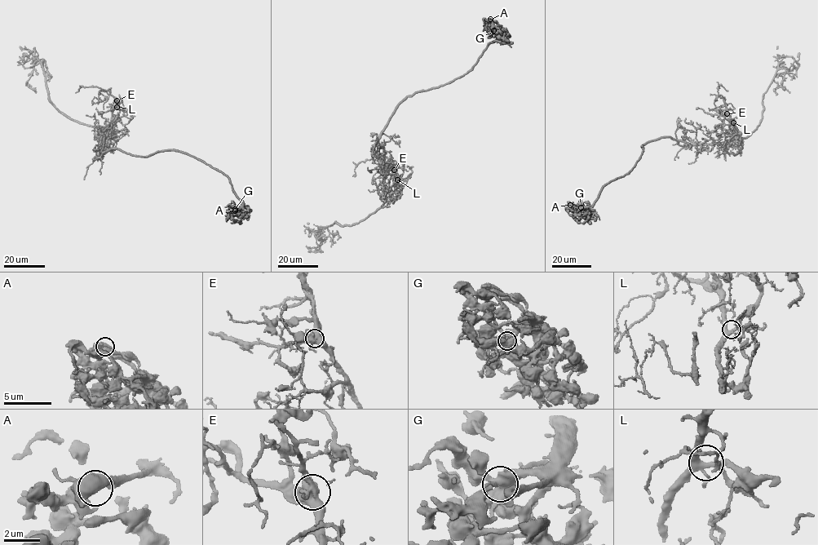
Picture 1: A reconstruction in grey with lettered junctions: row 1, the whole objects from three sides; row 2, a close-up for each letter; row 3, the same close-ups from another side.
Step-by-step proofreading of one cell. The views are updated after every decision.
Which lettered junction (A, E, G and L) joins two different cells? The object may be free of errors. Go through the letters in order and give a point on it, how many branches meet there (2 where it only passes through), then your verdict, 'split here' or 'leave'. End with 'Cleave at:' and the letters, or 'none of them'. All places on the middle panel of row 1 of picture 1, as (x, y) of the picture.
A: at (490, 19); 4 branches meet; leave
E: at (394, 170); 5 branches meet; leave
G: at (493, 30); 5 branches meet; leave
L: at (397, 179); 5 branches meet; leave
Cleave at: none of them

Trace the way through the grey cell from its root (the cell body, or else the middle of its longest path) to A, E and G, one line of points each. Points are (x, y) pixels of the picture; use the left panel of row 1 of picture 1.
A: (103, 152), (115, 148), (141, 157), (167, 150), (187, 152), (227, 176), (242, 204), (235, 210)
E: (103, 152), (99, 147), (100, 137), (110, 122), (117, 100)
G: (103, 152), (115, 148), (141, 157), (167, 150), (187, 152), (227, 176), (232, 191), (242, 204), (235, 209)

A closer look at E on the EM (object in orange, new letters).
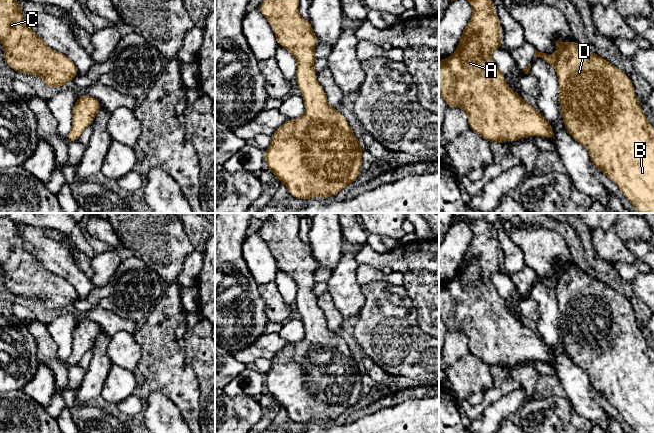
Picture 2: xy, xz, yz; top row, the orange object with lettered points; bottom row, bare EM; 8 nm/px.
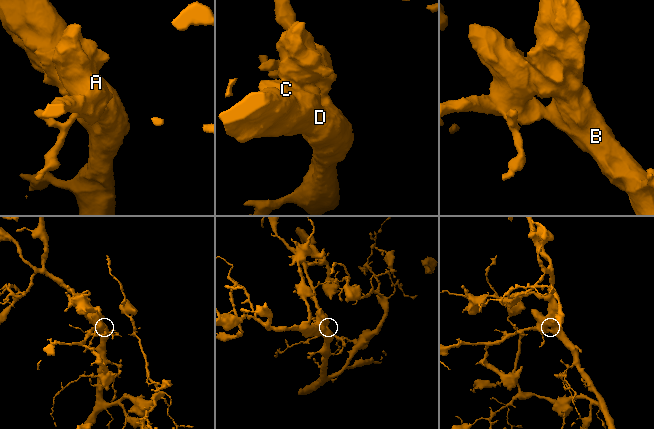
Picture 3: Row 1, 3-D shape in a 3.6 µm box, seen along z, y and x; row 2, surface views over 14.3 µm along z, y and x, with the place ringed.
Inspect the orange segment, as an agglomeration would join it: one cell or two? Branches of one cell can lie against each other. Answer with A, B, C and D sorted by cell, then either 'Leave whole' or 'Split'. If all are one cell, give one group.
Groups: A B C D. Leave whole

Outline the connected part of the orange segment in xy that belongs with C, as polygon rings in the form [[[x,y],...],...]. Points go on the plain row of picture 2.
[[[0,217],[0,266],[6,288],[16,296],[39,299],[44,308],[59,312],[78,299],[75,287],[65,278],[50,272],[47,267],[23,245],[19,226],[9,217]]]

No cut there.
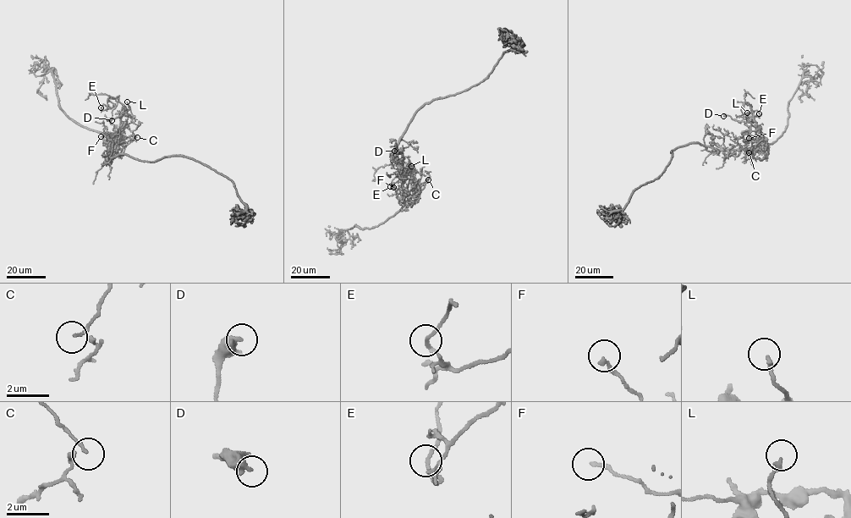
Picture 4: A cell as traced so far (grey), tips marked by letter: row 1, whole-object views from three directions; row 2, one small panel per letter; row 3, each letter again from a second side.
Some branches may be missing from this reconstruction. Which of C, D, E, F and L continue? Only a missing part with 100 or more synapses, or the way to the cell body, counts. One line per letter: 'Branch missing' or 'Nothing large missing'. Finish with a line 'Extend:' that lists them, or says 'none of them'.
C: Nothing large missing
D: Nothing large missing
E: Nothing large missing
F: Nothing large missing
L: Nothing large missing
Extend: none of them

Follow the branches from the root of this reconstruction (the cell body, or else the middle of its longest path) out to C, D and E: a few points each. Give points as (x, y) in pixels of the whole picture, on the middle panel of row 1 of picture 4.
C: (398, 146), (398, 174), (403, 189), (412, 195), (414, 190), (428, 179)
D: (398, 146), (398, 174), (403, 189), (412, 195), (411, 170), (403, 161), (392, 157), (394, 151)
E: (398, 146), (398, 174), (403, 189), (413, 195), (413, 177), (401, 169), (401, 175), (395, 177), (390, 186)

